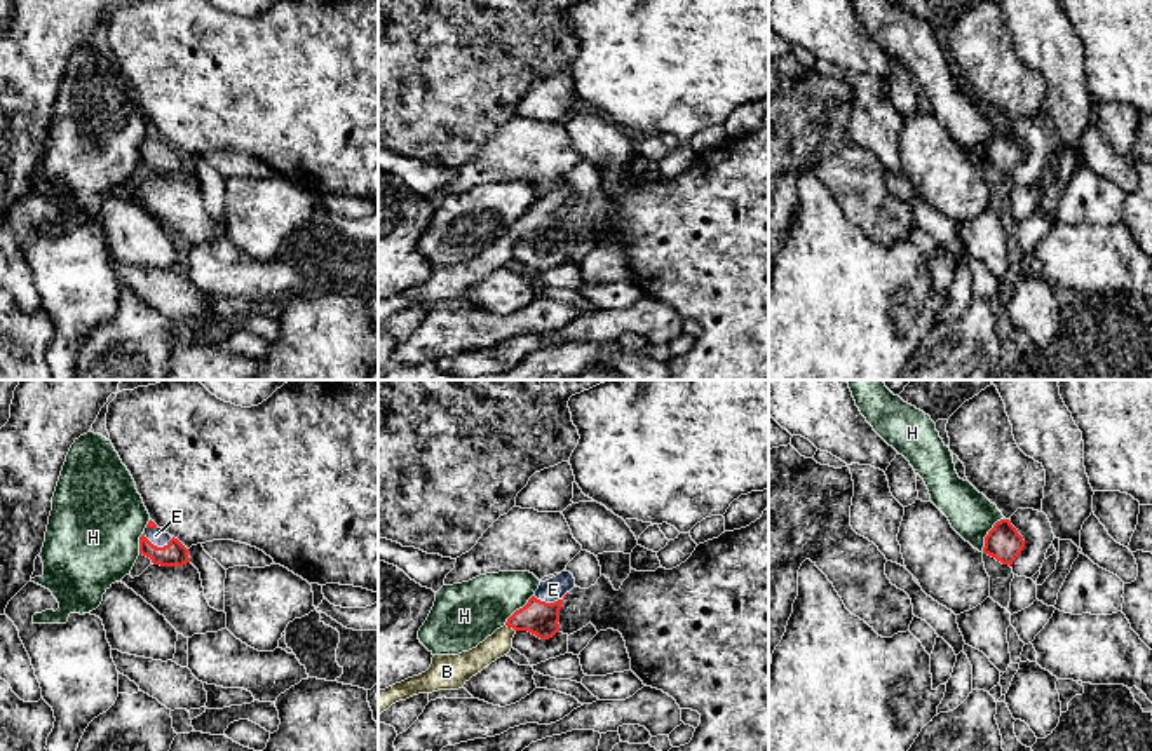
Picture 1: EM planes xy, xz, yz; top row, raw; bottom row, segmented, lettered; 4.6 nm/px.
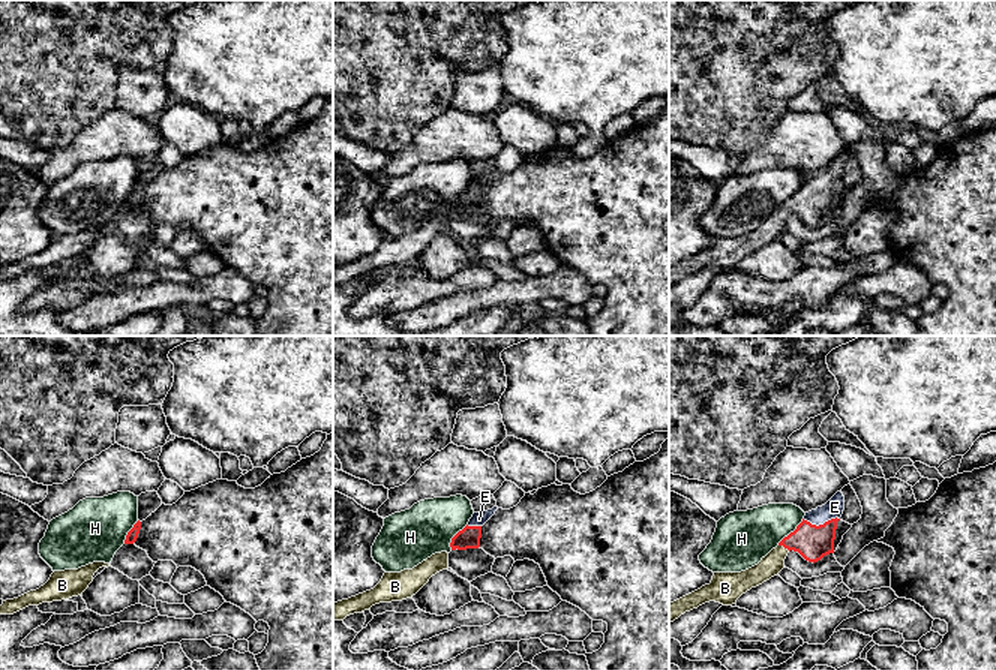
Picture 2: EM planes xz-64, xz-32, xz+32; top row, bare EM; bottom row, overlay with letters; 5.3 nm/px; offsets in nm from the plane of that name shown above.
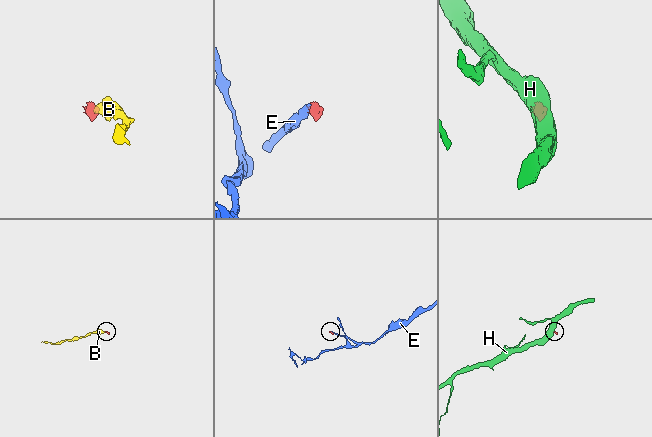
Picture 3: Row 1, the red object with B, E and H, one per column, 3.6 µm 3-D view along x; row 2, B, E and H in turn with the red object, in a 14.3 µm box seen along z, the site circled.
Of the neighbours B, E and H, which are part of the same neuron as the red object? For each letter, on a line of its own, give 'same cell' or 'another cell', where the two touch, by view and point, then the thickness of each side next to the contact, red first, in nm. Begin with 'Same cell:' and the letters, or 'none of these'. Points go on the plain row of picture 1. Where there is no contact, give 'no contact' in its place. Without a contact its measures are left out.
Same cell: B, E
B: same cell; meets red in xz at (511, 236); 160 nm thick on the red side, 120 nm on the other
E: same cell; meets red in xz at (549, 213); 160 nm thick on the red side, 110 nm on the other
H: another cell; meets red in yz at (989, 143); 160 nm thick on the red side, 220 nm on the other

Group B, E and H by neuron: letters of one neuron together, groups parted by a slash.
B E / H

